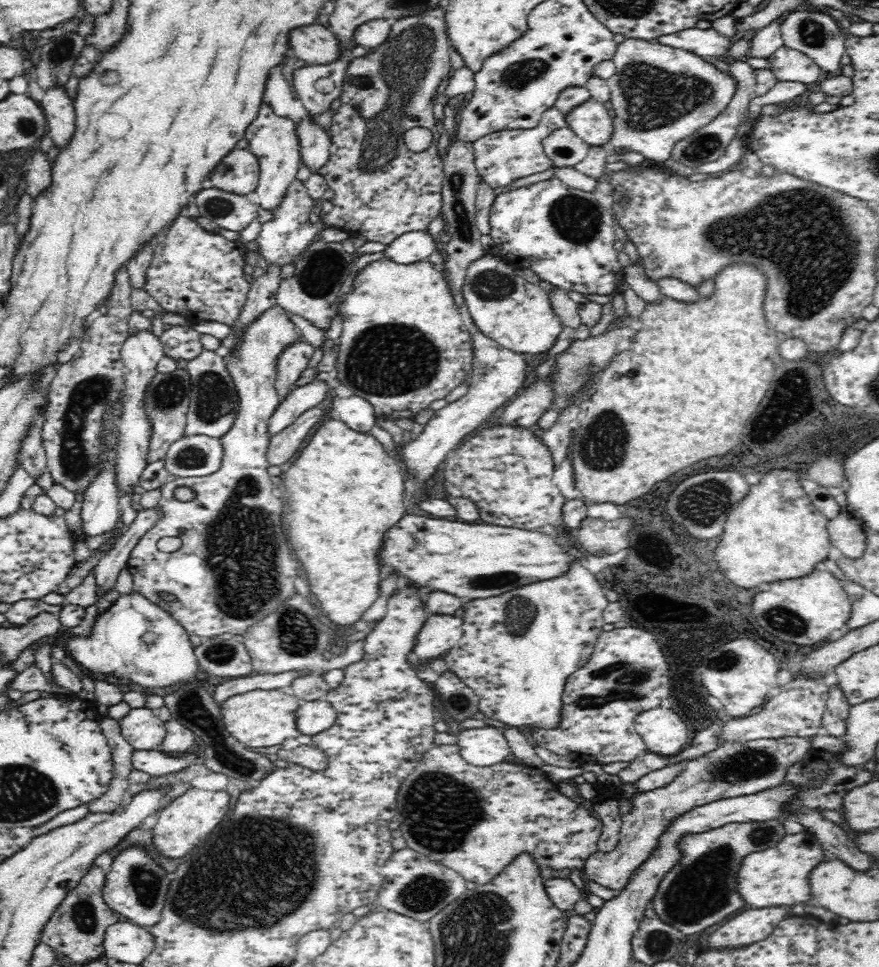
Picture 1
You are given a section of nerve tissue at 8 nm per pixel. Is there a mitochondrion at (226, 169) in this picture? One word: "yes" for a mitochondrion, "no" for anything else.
yes

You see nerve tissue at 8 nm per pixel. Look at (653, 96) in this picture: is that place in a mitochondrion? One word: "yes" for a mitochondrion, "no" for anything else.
yes

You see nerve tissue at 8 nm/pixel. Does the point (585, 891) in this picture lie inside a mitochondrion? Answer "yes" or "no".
no

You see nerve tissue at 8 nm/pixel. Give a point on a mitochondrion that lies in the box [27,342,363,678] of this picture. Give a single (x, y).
(243, 547)

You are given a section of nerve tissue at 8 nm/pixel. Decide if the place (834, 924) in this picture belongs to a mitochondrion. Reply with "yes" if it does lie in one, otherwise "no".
no

